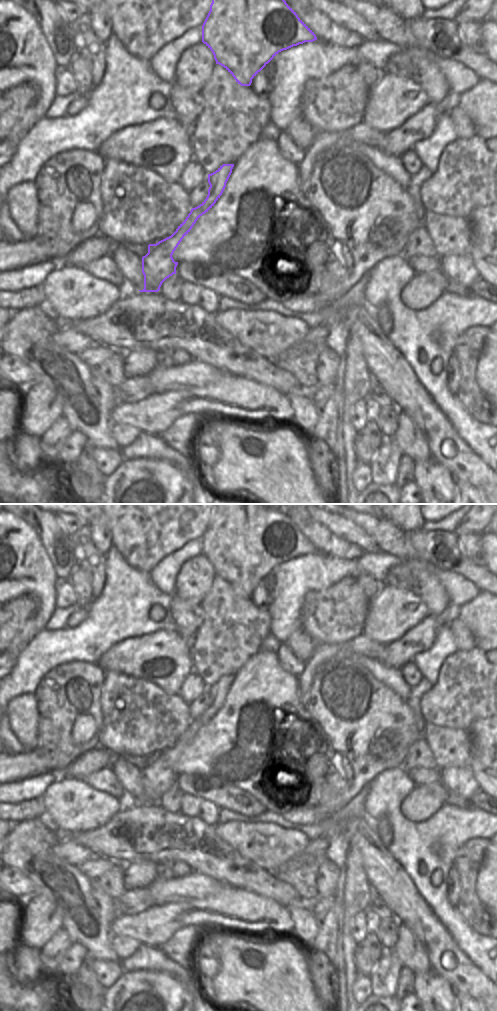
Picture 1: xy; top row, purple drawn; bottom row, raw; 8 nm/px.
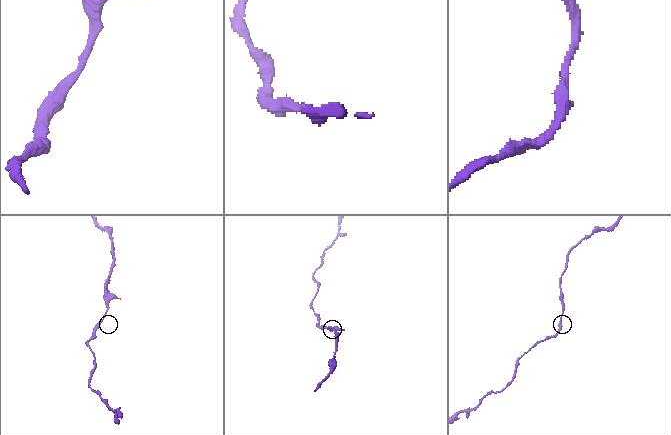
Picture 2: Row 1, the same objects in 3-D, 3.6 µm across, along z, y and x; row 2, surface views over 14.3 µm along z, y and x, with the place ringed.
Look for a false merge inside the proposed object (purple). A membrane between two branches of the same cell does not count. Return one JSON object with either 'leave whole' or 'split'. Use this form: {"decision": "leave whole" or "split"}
{"decision": "leave whole"}

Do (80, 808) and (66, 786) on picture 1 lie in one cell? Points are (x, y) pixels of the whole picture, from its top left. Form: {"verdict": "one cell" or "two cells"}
{"verdict": "one cell"}

